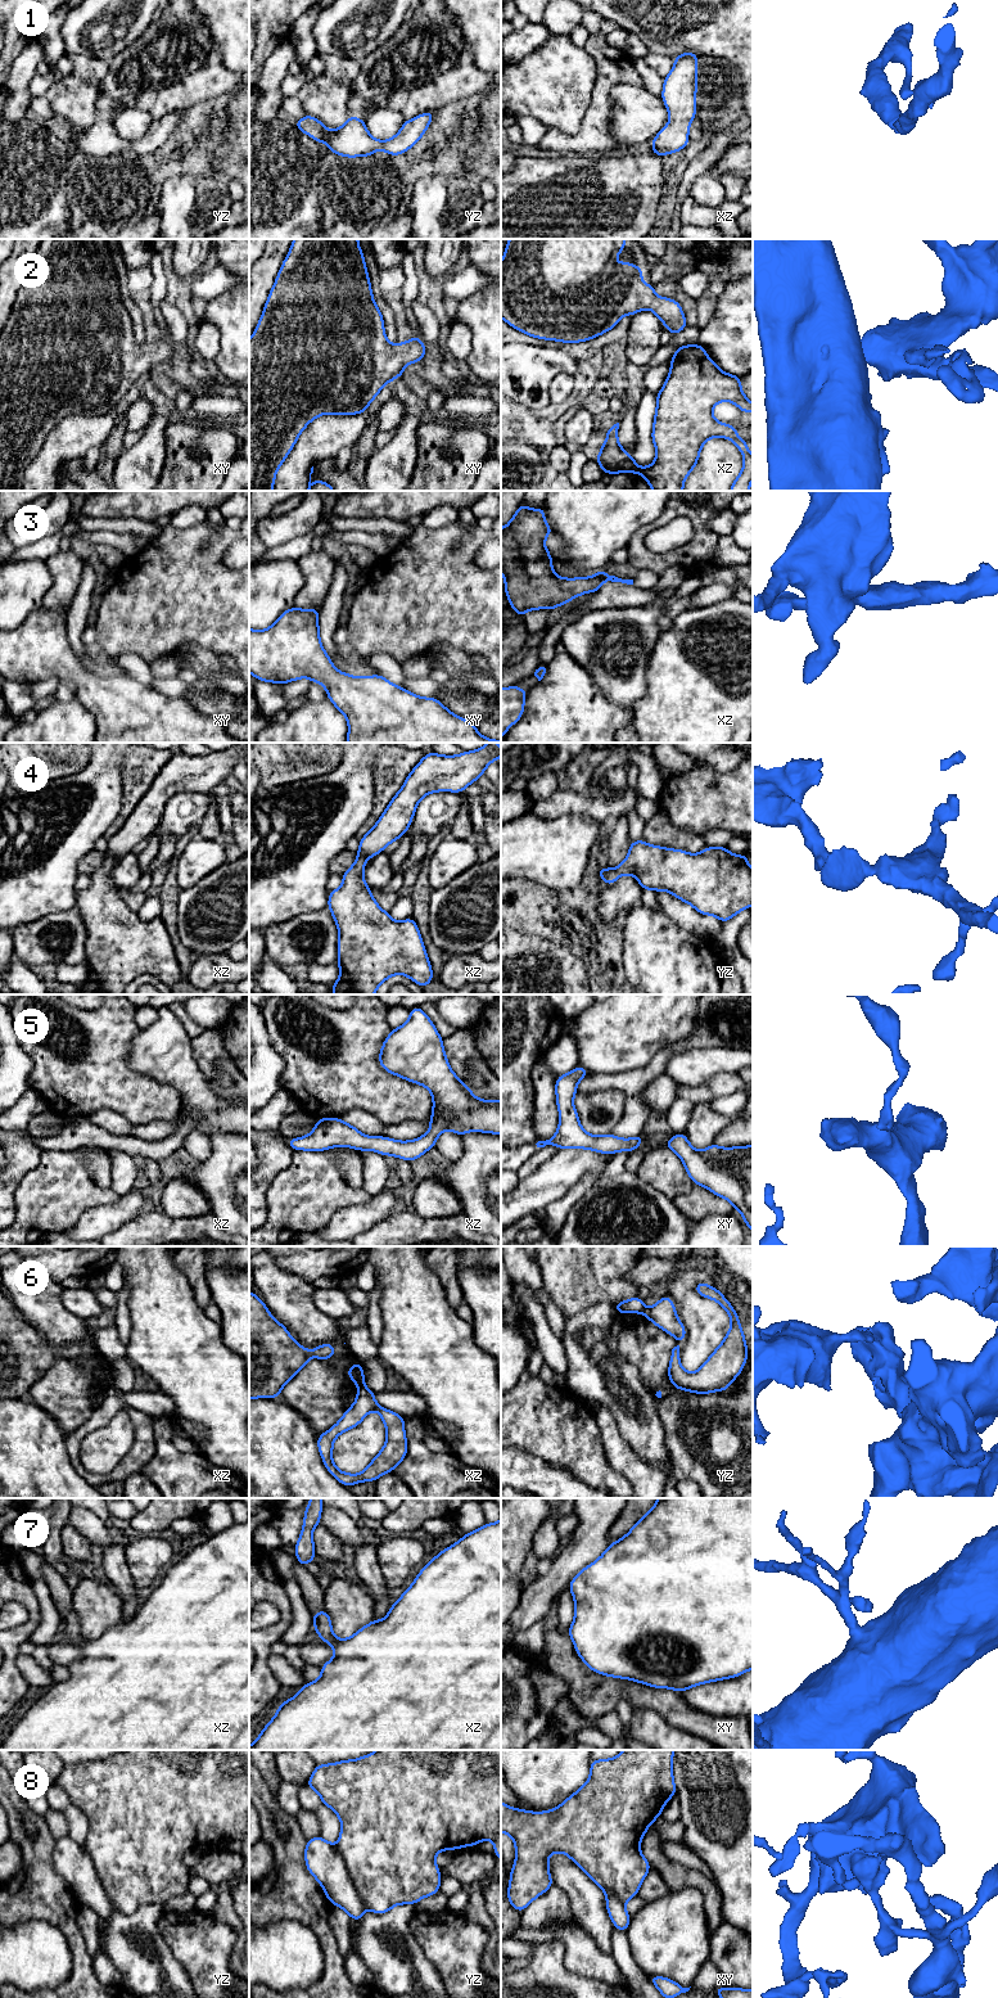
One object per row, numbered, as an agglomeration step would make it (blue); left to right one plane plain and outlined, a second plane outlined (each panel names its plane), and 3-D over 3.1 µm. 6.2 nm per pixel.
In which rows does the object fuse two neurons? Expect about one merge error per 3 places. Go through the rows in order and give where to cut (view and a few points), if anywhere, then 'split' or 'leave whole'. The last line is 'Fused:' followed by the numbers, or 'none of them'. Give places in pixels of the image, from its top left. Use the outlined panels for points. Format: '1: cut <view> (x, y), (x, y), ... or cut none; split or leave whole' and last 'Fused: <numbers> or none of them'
1: cut none; leave whole
2: cut none; leave whole
3: cut none; leave whole
4: cut none; leave whole
5: cut none; leave whole
6: cut xz (364, 1385), (358, 1389); split
7: cut none; leave whole
8: cut yz (337, 1845), (356, 1893), (365, 1907); split
Fused: 6, 8

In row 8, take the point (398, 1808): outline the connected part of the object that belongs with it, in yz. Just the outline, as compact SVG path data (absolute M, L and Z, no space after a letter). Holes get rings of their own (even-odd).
M376 1750L358 1759L316 1765L307 1787L315 1790L324 1805L335 1812L342 1822L338 1848L344 1858L347 1870L365 1908L383 1914L398 1904L416 1904L425 1896L439 1891L441 1870L435 1866L438 1852L457 1850L462 1846L475 1846L483 1840L495 1843L495 1855L501 1859L501 1750Z

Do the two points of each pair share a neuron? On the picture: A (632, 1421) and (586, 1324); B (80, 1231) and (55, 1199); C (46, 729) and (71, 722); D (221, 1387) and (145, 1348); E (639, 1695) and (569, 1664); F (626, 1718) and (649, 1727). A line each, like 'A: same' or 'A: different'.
A: same
B: different
C: same
D: same
E: same
F: different

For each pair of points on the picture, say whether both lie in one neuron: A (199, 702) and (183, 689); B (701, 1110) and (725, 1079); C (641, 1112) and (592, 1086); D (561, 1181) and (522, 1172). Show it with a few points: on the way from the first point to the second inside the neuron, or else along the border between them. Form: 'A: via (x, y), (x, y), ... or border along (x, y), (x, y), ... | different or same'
A: border along (218, 690), (188, 693), (183, 697) | different
B: border along (709, 1103), (695, 1105) | different
C: via (631, 1097), (631, 1094), (619, 1082), (606, 1082) | same
D: border along (552, 1154), (520, 1180) | different

